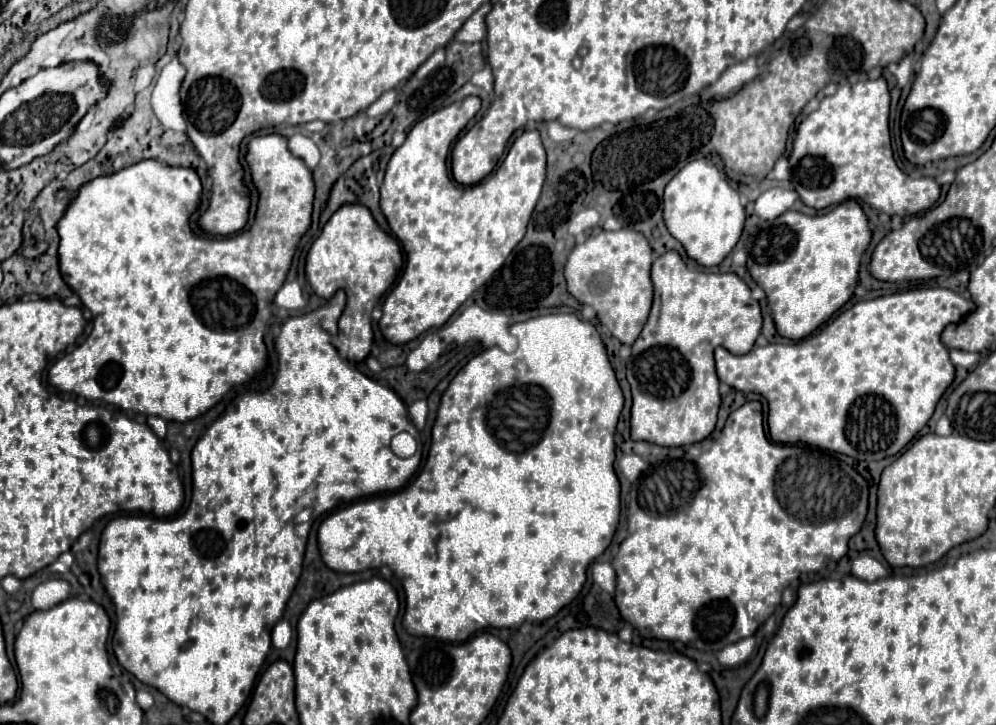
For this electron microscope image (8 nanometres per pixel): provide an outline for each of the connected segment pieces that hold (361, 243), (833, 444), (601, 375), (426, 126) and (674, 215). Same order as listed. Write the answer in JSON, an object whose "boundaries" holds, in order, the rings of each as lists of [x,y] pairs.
{"boundaries":[[[[343,204],[323,226],[319,238],[311,244],[305,262],[305,276],[313,292],[331,298],[339,288],[347,290],[345,312],[339,318],[339,334],[333,340],[339,354],[349,362],[365,360],[371,352],[371,312],[377,300],[391,288],[403,266],[401,246],[385,230],[379,228],[369,208],[361,204]]],[[[919,288],[919,290],[909,290],[909,292],[897,292],[891,296],[881,296],[875,300],[863,300],[857,302],[855,306],[851,306],[849,310],[843,310],[837,318],[831,320],[831,324],[823,326],[819,330],[819,334],[807,336],[799,342],[793,344],[767,344],[767,346],[755,346],[751,352],[743,354],[743,356],[735,356],[731,352],[727,352],[725,348],[717,348],[715,350],[715,364],[717,364],[717,376],[721,382],[729,384],[731,388],[739,390],[739,392],[757,392],[761,394],[767,404],[769,404],[769,416],[767,416],[767,426],[769,426],[769,436],[771,440],[779,442],[779,444],[811,444],[823,450],[831,450],[831,452],[839,452],[845,456],[851,456],[855,460],[883,460],[889,456],[899,454],[915,436],[917,432],[929,422],[929,418],[933,416],[935,404],[939,402],[939,398],[943,396],[943,392],[947,390],[947,386],[953,382],[955,378],[955,366],[949,360],[949,350],[943,346],[943,342],[939,340],[943,328],[951,322],[961,322],[967,312],[971,312],[975,308],[975,304],[971,300],[965,300],[961,294],[947,290],[947,288]]],[[[547,314],[547,316],[537,316],[537,318],[529,318],[525,322],[517,322],[509,328],[509,332],[519,340],[519,346],[515,352],[507,354],[503,352],[499,346],[493,346],[493,348],[487,348],[483,350],[481,354],[477,354],[475,358],[471,358],[459,372],[457,376],[451,380],[451,384],[447,386],[447,390],[443,392],[441,396],[441,404],[439,404],[439,410],[437,410],[437,420],[435,420],[435,426],[433,426],[433,442],[431,442],[431,450],[429,450],[429,456],[427,456],[427,462],[421,470],[421,474],[405,488],[397,490],[397,492],[391,492],[391,494],[383,494],[383,496],[373,496],[365,499],[352,502],[329,514],[321,526],[319,526],[319,534],[317,534],[317,540],[319,540],[319,552],[321,552],[321,558],[323,562],[337,570],[337,572],[361,572],[361,570],[367,570],[367,568],[381,568],[381,566],[389,566],[401,580],[403,580],[403,586],[413,586],[413,602],[417,602],[417,606],[405,606],[405,616],[403,616],[403,628],[413,634],[413,636],[431,636],[431,638],[439,638],[439,640],[447,640],[447,642],[465,642],[469,636],[473,636],[475,632],[479,630],[485,630],[485,628],[519,628],[523,622],[543,622],[551,616],[555,616],[563,606],[567,606],[581,590],[581,586],[585,584],[585,572],[587,572],[587,566],[591,564],[591,560],[595,560],[597,556],[601,556],[605,552],[605,548],[611,544],[611,538],[617,530],[617,524],[619,524],[619,480],[617,480],[617,474],[615,474],[615,468],[613,468],[613,462],[615,462],[615,440],[613,440],[613,434],[615,434],[615,426],[617,426],[617,420],[619,420],[619,414],[623,410],[623,394],[621,394],[621,388],[617,384],[617,378],[615,378],[615,372],[609,364],[609,358],[607,358],[607,352],[605,352],[605,346],[599,338],[599,332],[595,330],[595,326],[591,322],[585,322],[585,320],[579,320],[575,314]]],[[[467,96],[417,122],[385,170],[381,210],[391,232],[401,240],[407,266],[399,284],[383,302],[379,328],[391,344],[405,344],[429,328],[443,326],[451,314],[497,272],[525,236],[527,222],[545,180],[545,150],[537,130],[525,130],[505,160],[483,182],[459,186],[449,180],[449,148],[481,108],[477,96]]],[[[700,155],[685,164],[665,186],[663,220],[671,236],[683,244],[689,258],[701,266],[717,266],[741,238],[745,208],[739,192],[729,186],[725,172],[710,158]]]]}

